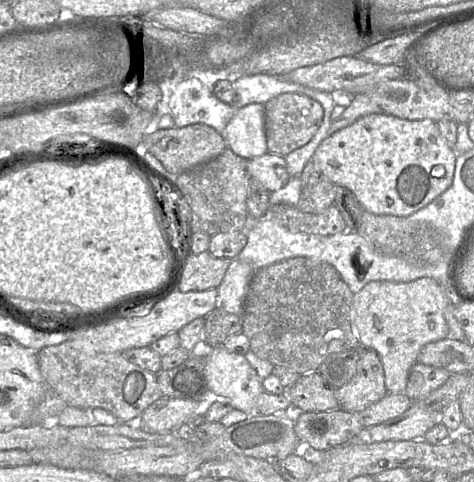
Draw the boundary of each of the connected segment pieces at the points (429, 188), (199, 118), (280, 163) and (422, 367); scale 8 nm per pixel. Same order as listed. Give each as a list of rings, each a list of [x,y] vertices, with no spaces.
[[[373,113],[361,116],[352,124],[337,130],[332,135],[328,135],[318,145],[311,157],[311,160],[319,167],[324,178],[328,179],[335,185],[340,185],[349,189],[355,195],[364,210],[378,215],[386,214],[396,216],[409,216],[430,203],[451,185],[455,170],[456,154],[440,134],[440,131],[436,125],[436,121],[428,118],[410,120],[389,114]]]
[[[188,76],[177,83],[169,97],[167,111],[172,115],[176,128],[193,124],[205,124],[212,127],[219,134],[223,134],[226,125],[236,112],[234,107],[218,100],[201,81]]]
[[[265,153],[247,160],[251,180],[259,182],[268,192],[282,188],[290,179],[284,156]]]
[[[416,362],[409,370],[404,393],[417,400],[441,386],[450,375],[445,369]]]

